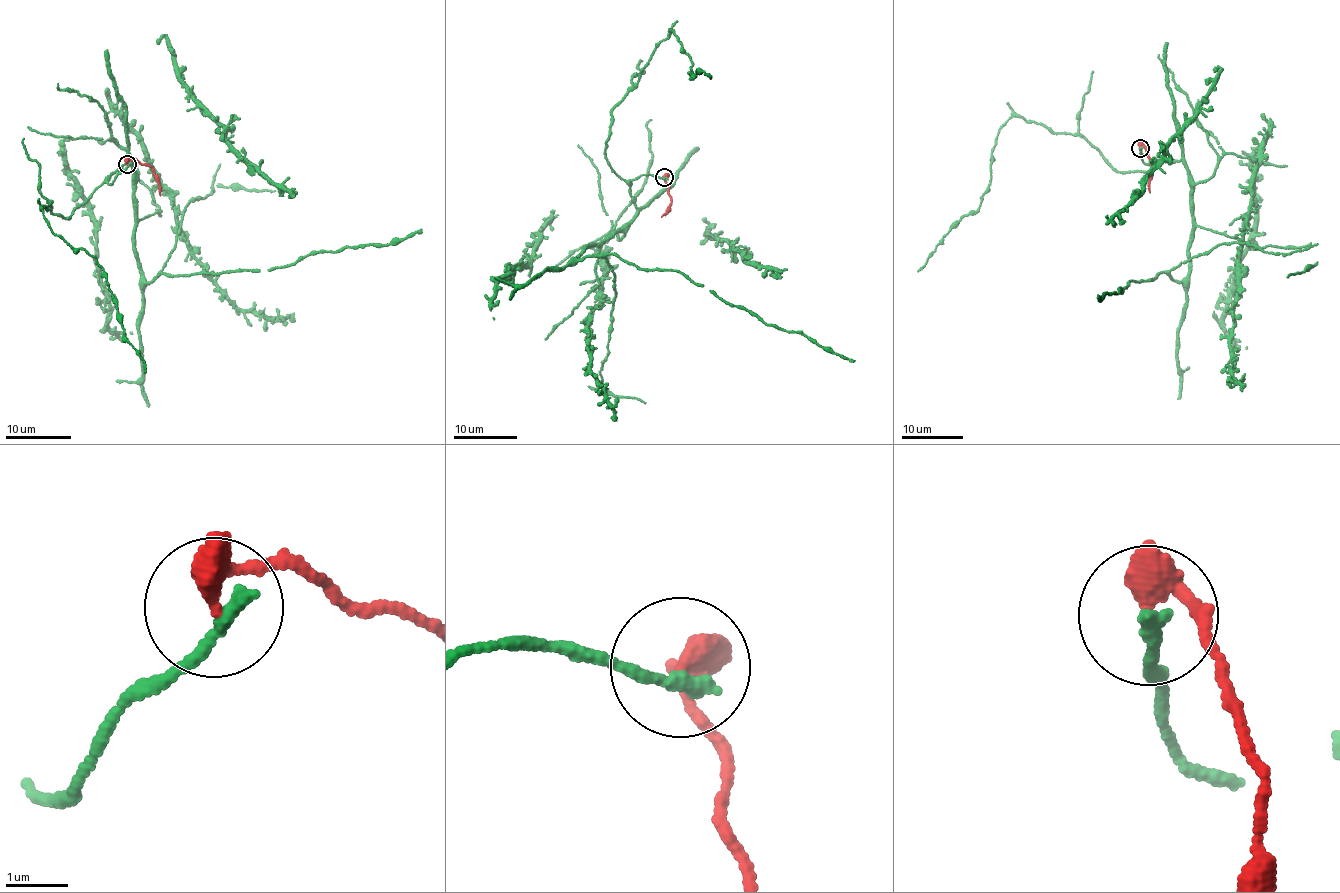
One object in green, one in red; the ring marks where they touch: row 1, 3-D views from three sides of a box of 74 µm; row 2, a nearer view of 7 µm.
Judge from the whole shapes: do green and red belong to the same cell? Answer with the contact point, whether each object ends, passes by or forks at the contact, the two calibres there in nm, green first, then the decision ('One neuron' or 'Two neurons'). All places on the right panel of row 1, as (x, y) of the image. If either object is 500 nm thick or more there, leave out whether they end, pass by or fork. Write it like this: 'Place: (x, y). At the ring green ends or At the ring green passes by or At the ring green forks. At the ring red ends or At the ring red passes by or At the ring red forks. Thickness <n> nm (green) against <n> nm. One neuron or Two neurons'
Place: (1140, 148). At the ring green ends. At the ring red ends. Thickness 240 nm (green) against 440 nm. Two neurons

